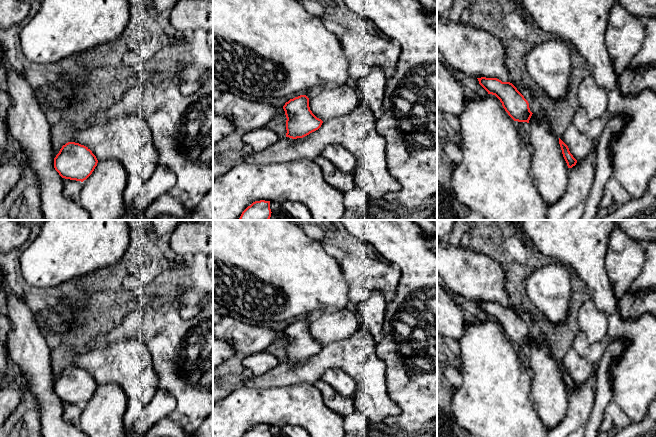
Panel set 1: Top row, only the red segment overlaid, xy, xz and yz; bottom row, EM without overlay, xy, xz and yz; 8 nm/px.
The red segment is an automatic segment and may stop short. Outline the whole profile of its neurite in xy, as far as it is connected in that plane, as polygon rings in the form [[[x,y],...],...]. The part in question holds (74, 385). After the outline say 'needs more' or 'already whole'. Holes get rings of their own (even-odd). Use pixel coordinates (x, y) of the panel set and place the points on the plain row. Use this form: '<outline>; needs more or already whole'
[[[75,366],[63,369],[54,382],[54,392],[62,402],[81,406],[92,398],[97,387],[88,371]]]; already whole

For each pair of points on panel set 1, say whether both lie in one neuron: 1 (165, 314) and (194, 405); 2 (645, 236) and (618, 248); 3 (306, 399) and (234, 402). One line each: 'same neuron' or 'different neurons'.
1: same neuron
2: different neurons
3: same neuron

